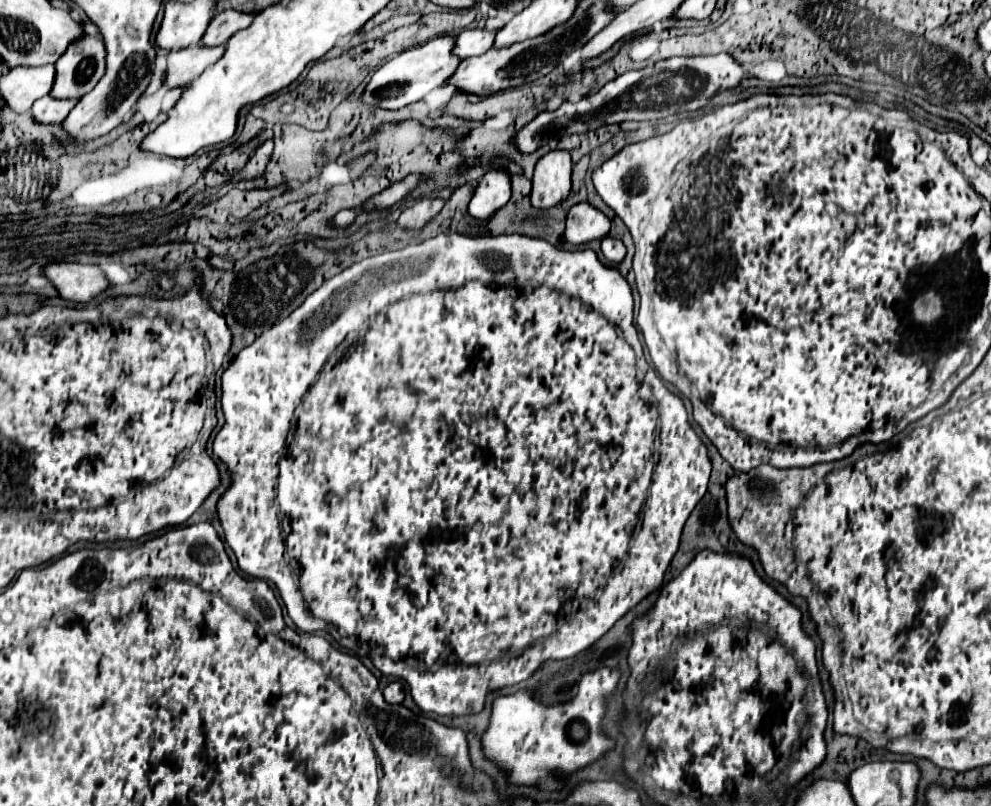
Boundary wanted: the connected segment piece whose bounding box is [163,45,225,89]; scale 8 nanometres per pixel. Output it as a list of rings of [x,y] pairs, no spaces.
[[[225,45],[219,47],[187,47],[181,51],[171,51],[167,57],[165,67],[165,87],[185,87],[189,81],[193,81],[203,69],[207,69],[211,63],[215,63],[225,51]]]

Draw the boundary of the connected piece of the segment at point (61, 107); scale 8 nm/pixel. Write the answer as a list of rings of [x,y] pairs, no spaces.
[[[41,97],[33,107],[31,107],[31,117],[35,123],[39,125],[53,125],[53,123],[59,123],[61,119],[65,119],[69,115],[69,111],[75,107],[77,101],[71,101],[71,99],[65,99],[65,101],[59,101],[59,99],[51,99],[51,97]]]

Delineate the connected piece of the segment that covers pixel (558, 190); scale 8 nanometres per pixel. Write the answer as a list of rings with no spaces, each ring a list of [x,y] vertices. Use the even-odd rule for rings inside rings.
[[[551,151],[539,159],[533,175],[531,205],[551,209],[571,193],[571,157],[567,151]]]

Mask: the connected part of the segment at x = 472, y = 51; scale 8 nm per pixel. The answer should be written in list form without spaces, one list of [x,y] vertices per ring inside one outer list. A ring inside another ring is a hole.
[[[465,29],[465,31],[461,31],[461,35],[457,35],[453,55],[459,57],[459,61],[475,57],[475,55],[483,55],[485,51],[491,49],[493,37],[495,37],[495,31]]]

